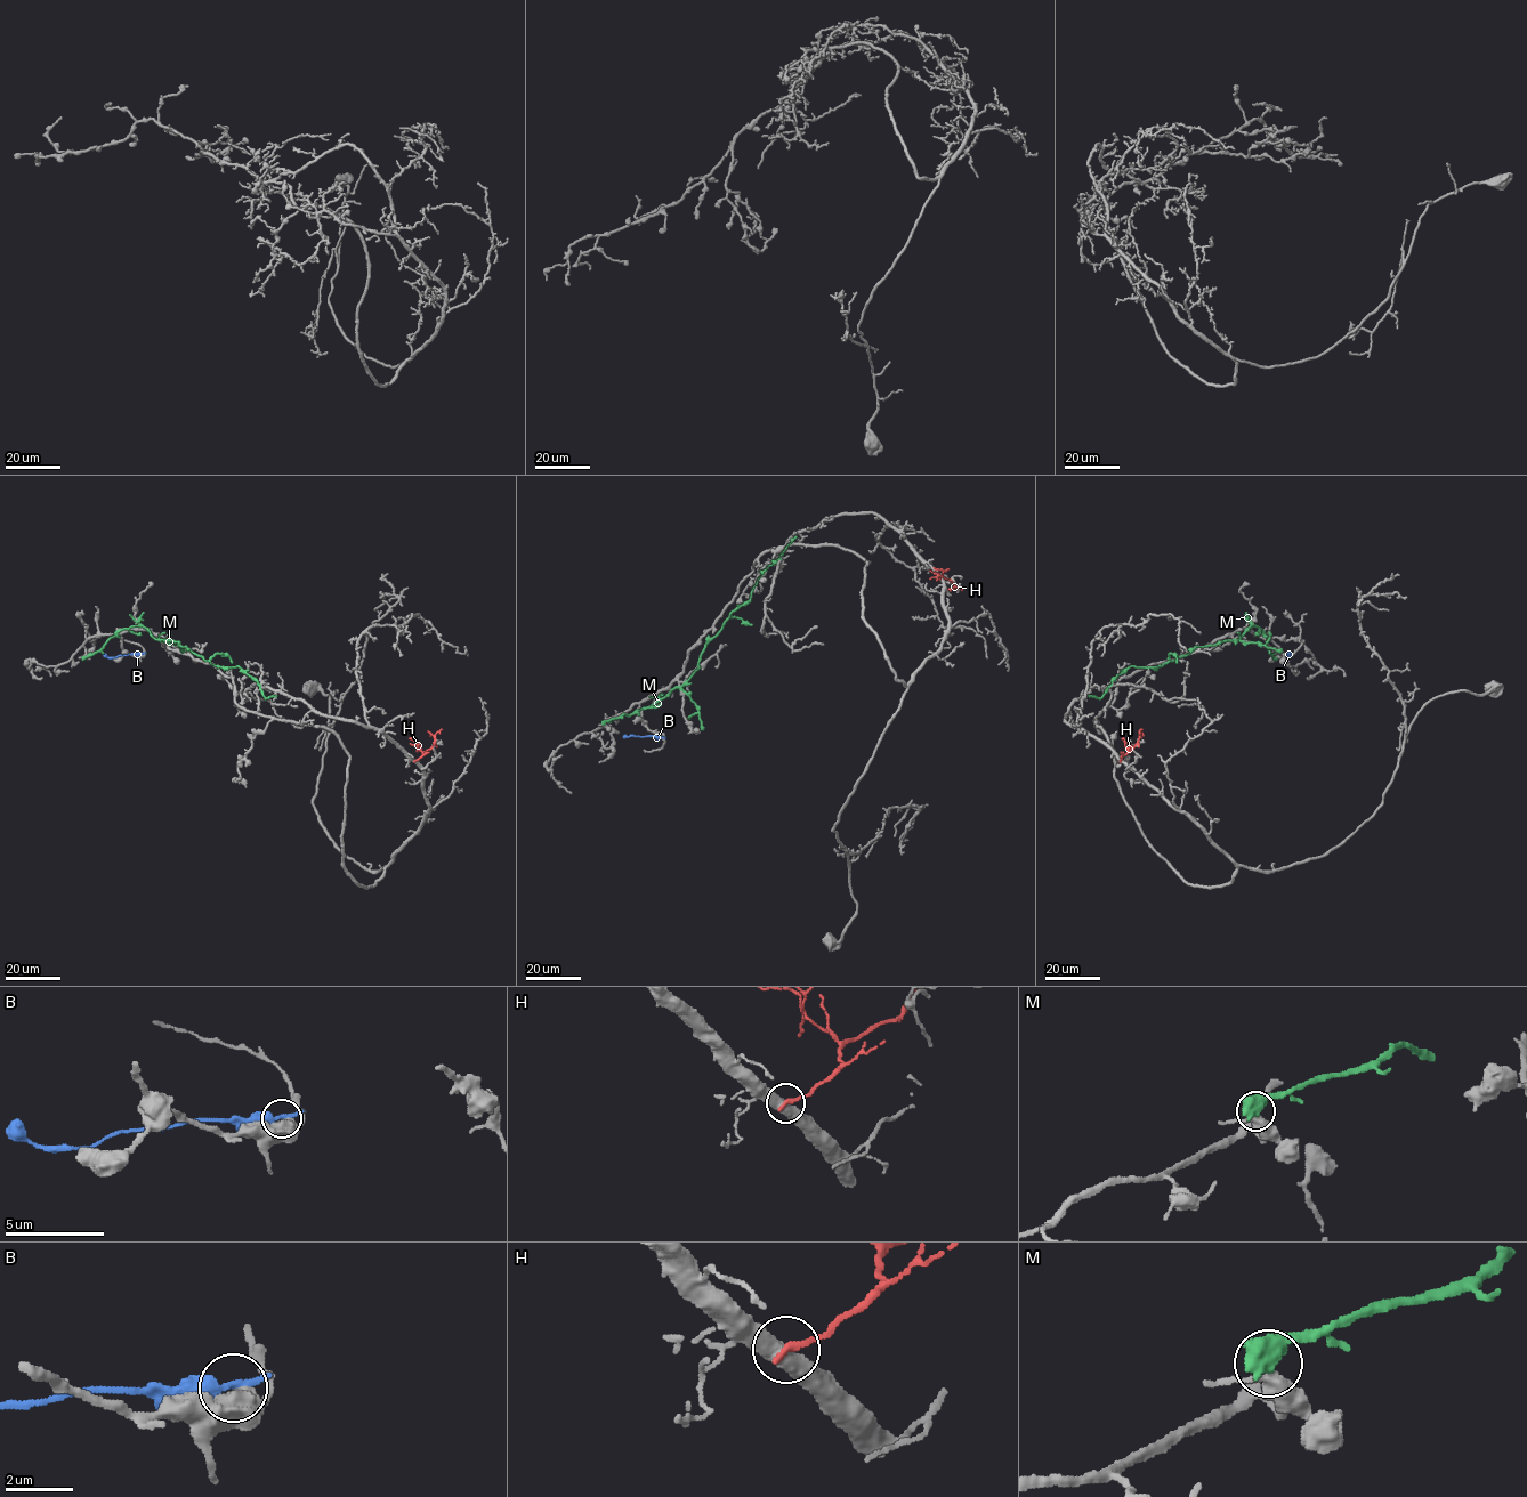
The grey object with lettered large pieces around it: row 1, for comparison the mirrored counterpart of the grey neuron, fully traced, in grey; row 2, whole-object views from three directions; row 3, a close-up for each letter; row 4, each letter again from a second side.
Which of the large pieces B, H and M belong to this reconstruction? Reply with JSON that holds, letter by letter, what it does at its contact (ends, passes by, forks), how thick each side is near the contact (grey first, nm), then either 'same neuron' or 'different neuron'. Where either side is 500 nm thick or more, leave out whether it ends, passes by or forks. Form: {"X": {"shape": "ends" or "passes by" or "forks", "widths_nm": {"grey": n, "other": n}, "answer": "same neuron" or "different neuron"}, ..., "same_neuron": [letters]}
{"B": {"widths_nm": {"grey": 650, "other": 400}, "answer": "different neuron"}, "H": {"widths_nm": {"grey": 500, "other": 220}, "answer": "different neuron"}, "M": {"widths_nm": {"grey": 280, "other": 800}, "answer": "different neuron"}, "same_neuron": []}

